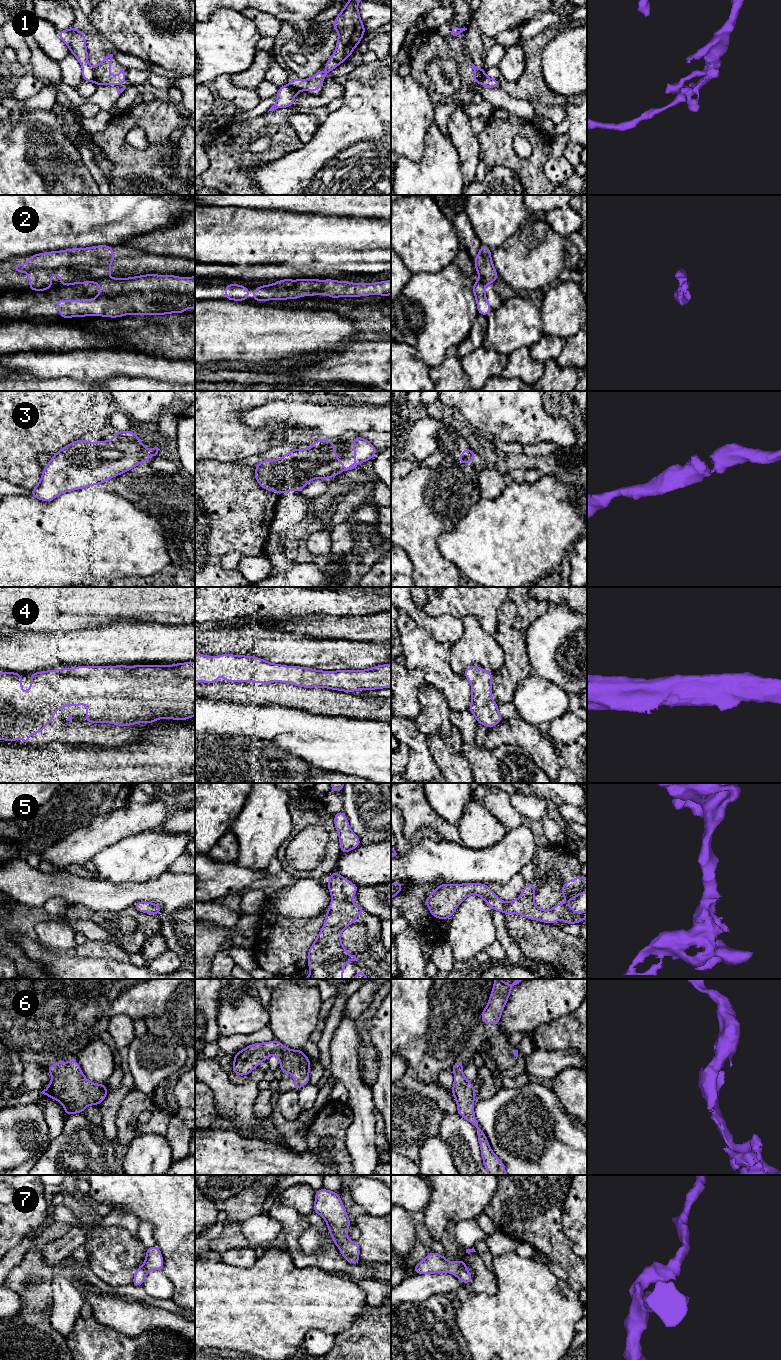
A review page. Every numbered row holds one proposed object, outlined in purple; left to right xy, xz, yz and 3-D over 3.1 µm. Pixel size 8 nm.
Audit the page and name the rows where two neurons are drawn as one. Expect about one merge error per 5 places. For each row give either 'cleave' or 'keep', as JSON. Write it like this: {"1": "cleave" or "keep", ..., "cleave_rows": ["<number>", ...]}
{"1": "cleave", "2": "cleave", "3": "keep", "4": "keep", "5": "keep", "6": "keep", "7": "keep", "cleave_rows": ["1", "2"]}

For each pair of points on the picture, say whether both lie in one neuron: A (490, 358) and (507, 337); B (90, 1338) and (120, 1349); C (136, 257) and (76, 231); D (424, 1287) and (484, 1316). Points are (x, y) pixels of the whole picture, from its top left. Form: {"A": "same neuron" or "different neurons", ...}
{"A": "different neurons", "B": "same neuron", "C": "different neurons", "D": "different neurons"}

